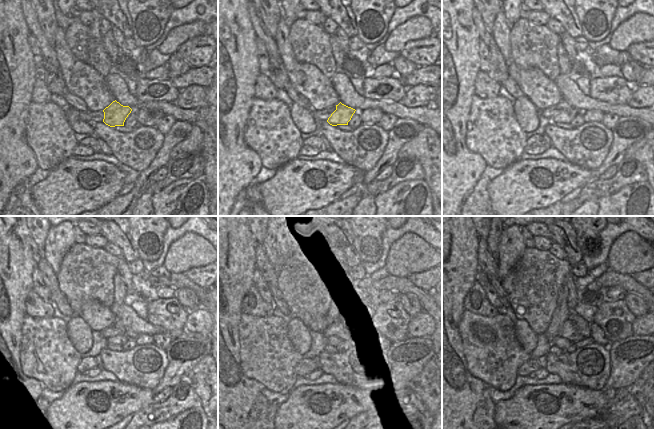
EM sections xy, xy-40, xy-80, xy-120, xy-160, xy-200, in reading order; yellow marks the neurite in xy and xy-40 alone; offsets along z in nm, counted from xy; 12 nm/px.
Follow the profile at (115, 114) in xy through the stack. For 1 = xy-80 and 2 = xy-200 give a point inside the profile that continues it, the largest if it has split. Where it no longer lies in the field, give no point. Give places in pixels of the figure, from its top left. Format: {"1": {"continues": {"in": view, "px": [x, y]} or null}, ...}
{"1": {"continues": {"in": "xy-80", "px": [566, 116]}}, "2": {"continues": {"in": "xy-200", "px": [562, 343]}}}

